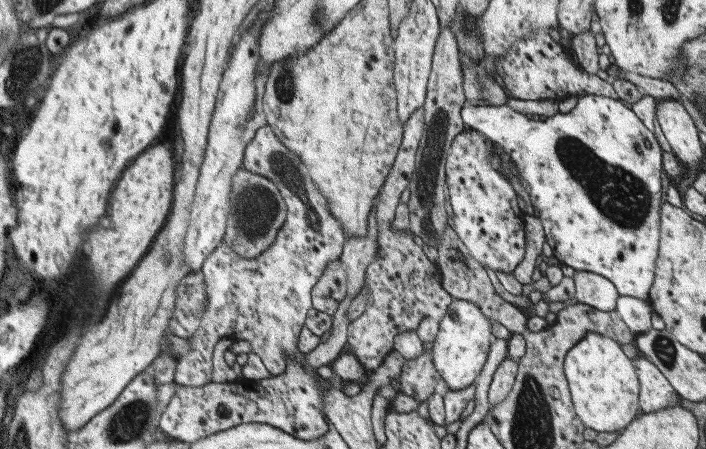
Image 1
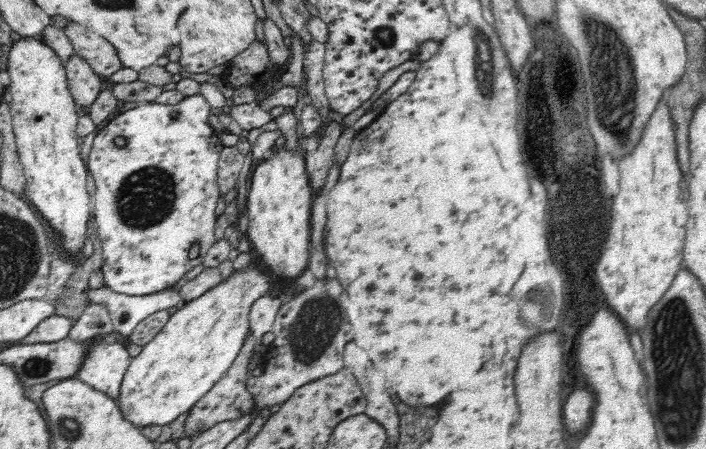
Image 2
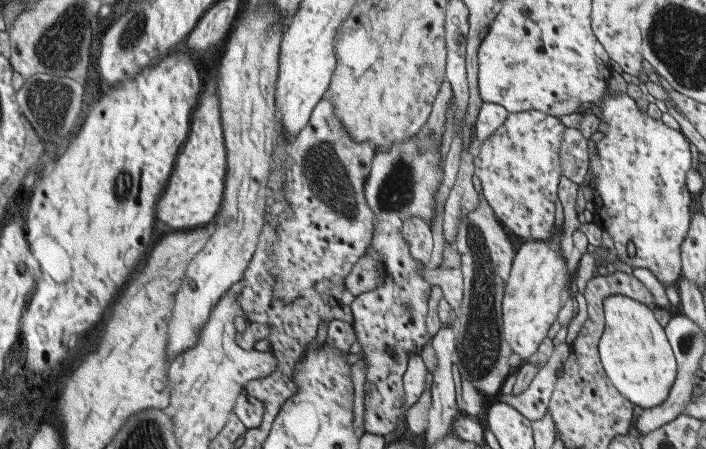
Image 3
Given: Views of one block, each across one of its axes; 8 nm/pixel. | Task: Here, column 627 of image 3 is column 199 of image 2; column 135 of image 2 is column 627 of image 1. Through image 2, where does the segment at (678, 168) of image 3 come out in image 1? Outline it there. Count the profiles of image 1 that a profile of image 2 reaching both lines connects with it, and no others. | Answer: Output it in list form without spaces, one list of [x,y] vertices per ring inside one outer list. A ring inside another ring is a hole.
[[[583,94],[577,98],[575,108],[571,108],[567,114],[553,114],[549,118],[539,118],[539,120],[531,120],[525,114],[513,112],[507,106],[463,106],[461,108],[461,120],[465,122],[465,130],[477,130],[481,136],[485,136],[491,144],[493,150],[501,150],[503,154],[509,156],[509,164],[513,164],[517,168],[517,182],[523,186],[523,190],[529,196],[531,206],[535,208],[543,230],[543,238],[545,238],[545,250],[547,256],[551,258],[551,262],[555,264],[563,264],[567,268],[583,270],[583,272],[593,272],[599,274],[603,278],[607,278],[615,292],[619,296],[631,296],[631,298],[641,298],[647,300],[647,292],[649,292],[649,284],[653,284],[653,268],[655,268],[655,258],[657,258],[657,234],[659,234],[659,214],[661,214],[661,154],[663,150],[657,146],[653,132],[647,130],[643,126],[643,122],[637,118],[637,114],[633,114],[633,110],[623,104],[619,98],[607,98],[607,96],[595,96],[595,94]]]

